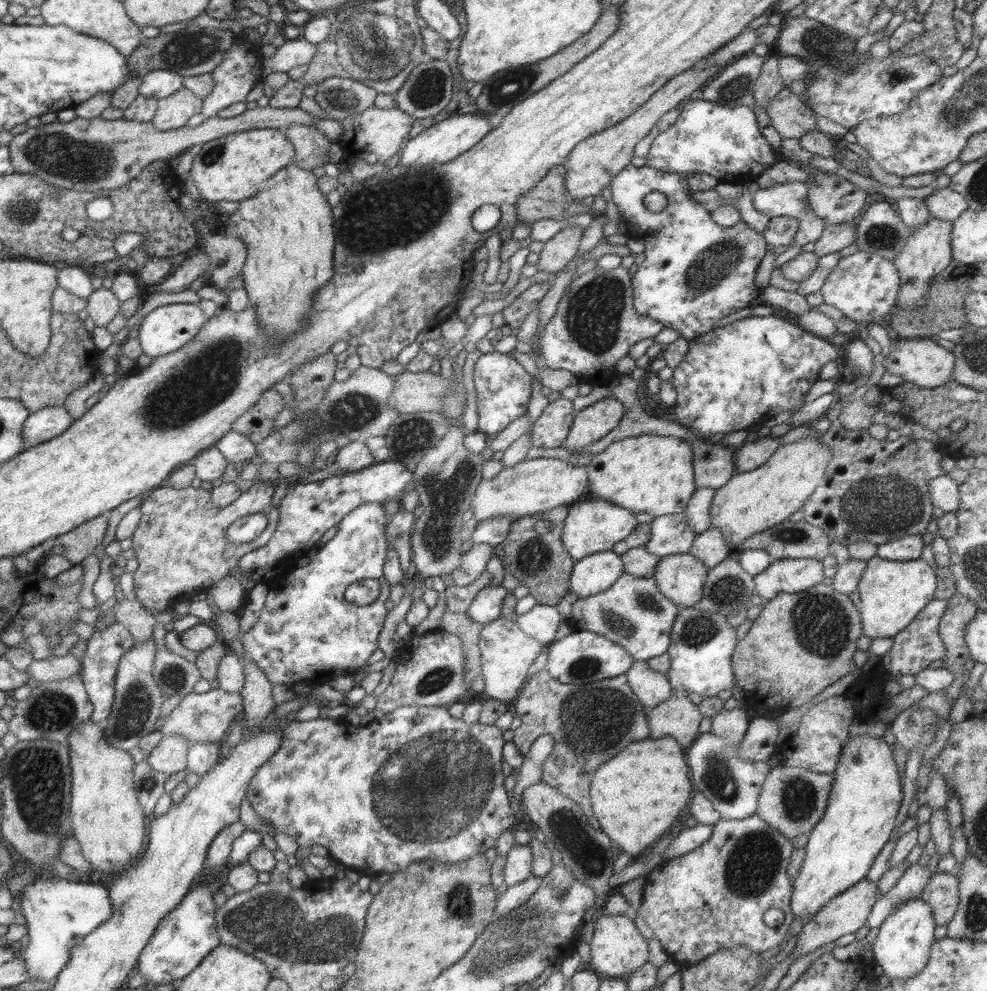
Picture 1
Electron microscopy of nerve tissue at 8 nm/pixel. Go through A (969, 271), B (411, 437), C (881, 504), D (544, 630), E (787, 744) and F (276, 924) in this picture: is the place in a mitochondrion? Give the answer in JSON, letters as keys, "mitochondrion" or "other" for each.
{"A":"other","B":"mitochondrion","C":"mitochondrion","D":"other","E":"other","F":"mitochondrion"}

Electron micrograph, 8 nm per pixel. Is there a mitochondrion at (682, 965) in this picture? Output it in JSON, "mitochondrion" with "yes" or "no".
{"mitochondrion":"no"}

